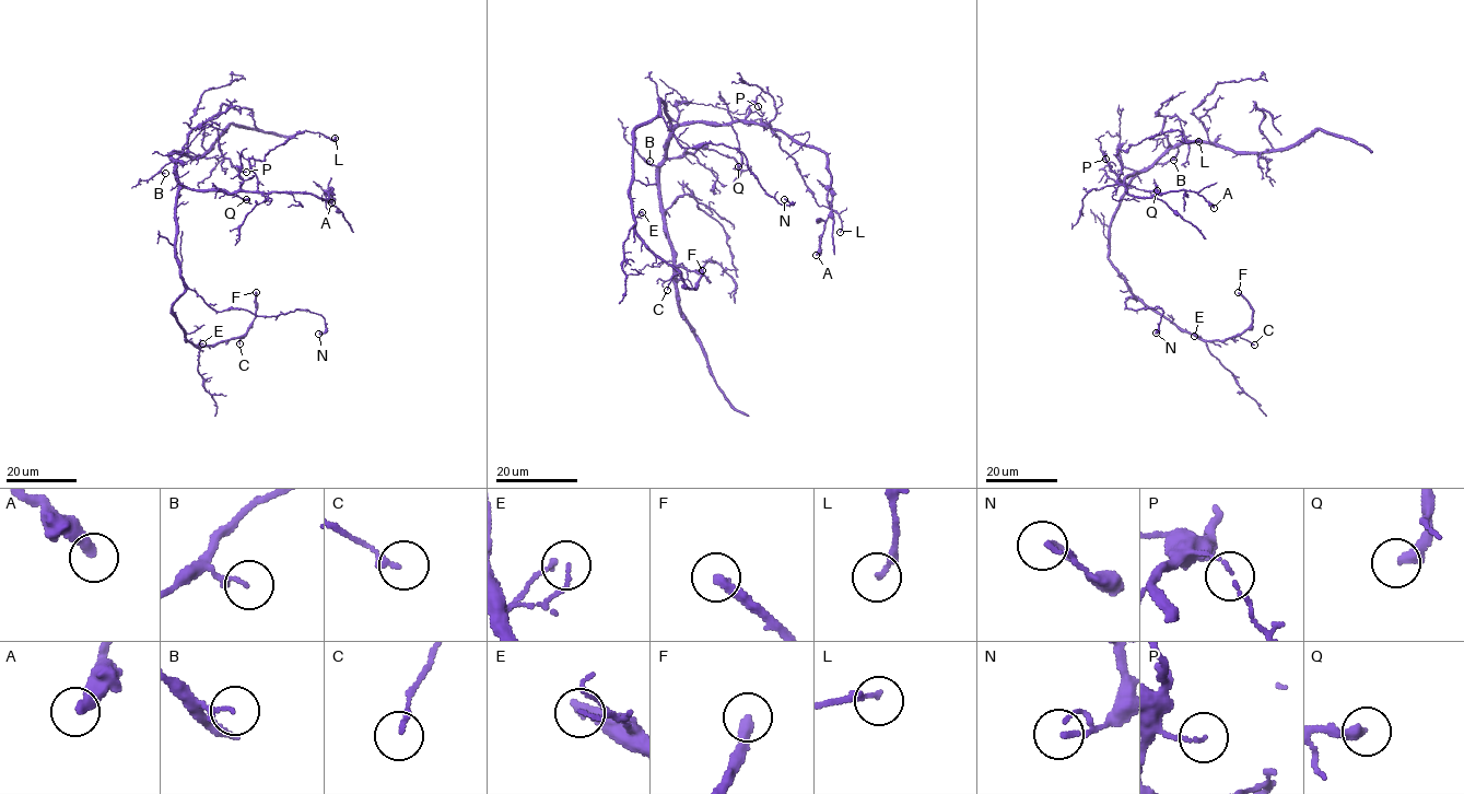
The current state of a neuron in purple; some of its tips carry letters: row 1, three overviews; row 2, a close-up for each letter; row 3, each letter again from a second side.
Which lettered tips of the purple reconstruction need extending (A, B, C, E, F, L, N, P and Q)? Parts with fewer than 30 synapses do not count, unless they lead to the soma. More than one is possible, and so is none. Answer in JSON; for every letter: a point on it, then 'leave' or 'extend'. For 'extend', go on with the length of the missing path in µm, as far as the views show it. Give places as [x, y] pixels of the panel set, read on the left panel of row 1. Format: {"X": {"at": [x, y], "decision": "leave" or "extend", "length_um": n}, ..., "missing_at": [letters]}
{"A": {"at": [331, 202], "decision": "extend", "length_um": 20}, "B": {"at": [165, 173], "decision": "leave"}, "C": {"at": [239, 343], "decision": "leave"}, "E": {"at": [202, 343], "decision": "leave"}, "F": {"at": [256, 292], "decision": "extend", "length_um": 35}, "L": {"at": [335, 138], "decision": "leave"}, "N": {"at": [318, 334], "decision": "leave"}, "P": {"at": [246, 172], "decision": "leave"}, "Q": {"at": [246, 199], "decision": "leave"}, "missing_at": ["A", "F"]}

